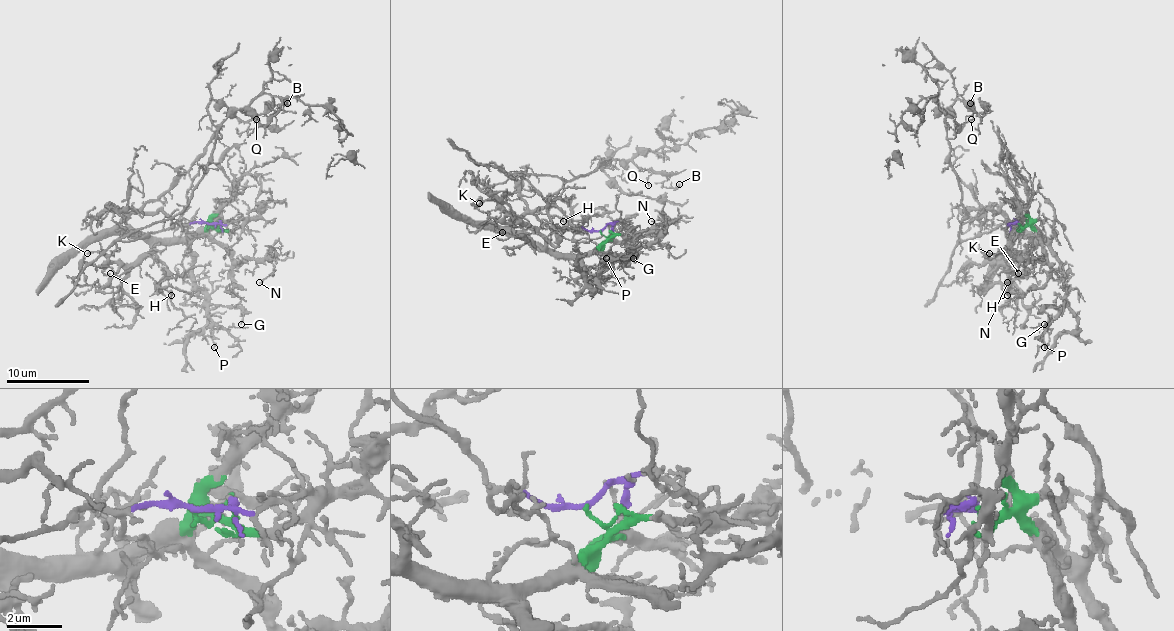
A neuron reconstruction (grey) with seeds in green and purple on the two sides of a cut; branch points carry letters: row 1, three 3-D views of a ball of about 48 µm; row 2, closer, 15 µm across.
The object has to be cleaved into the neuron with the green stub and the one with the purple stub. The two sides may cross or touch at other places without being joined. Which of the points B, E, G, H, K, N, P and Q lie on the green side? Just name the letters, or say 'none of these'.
E, G, H, K, N, P

